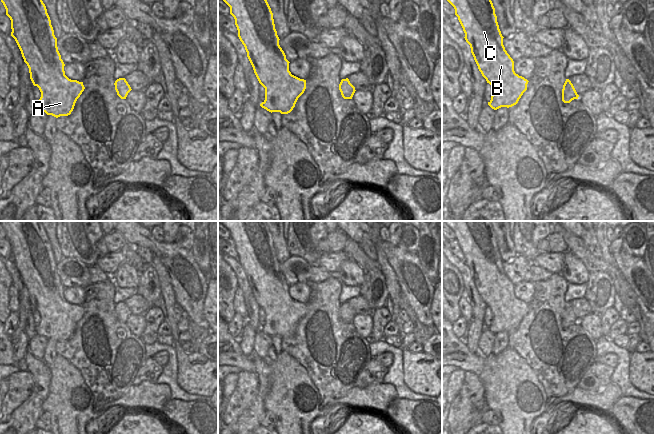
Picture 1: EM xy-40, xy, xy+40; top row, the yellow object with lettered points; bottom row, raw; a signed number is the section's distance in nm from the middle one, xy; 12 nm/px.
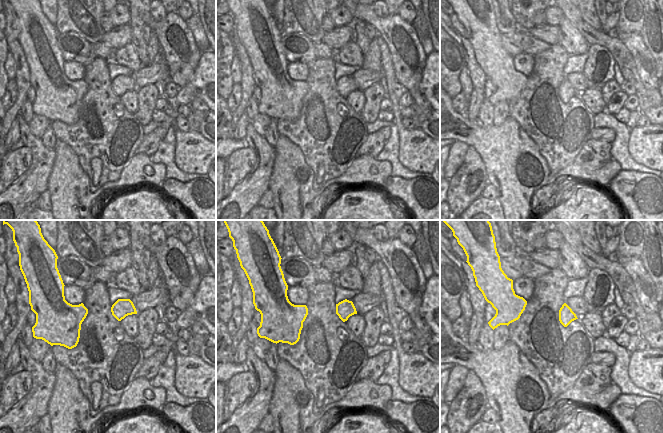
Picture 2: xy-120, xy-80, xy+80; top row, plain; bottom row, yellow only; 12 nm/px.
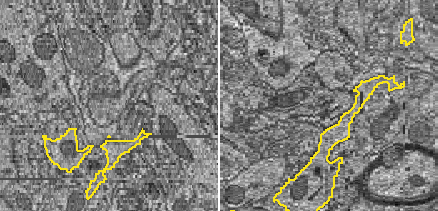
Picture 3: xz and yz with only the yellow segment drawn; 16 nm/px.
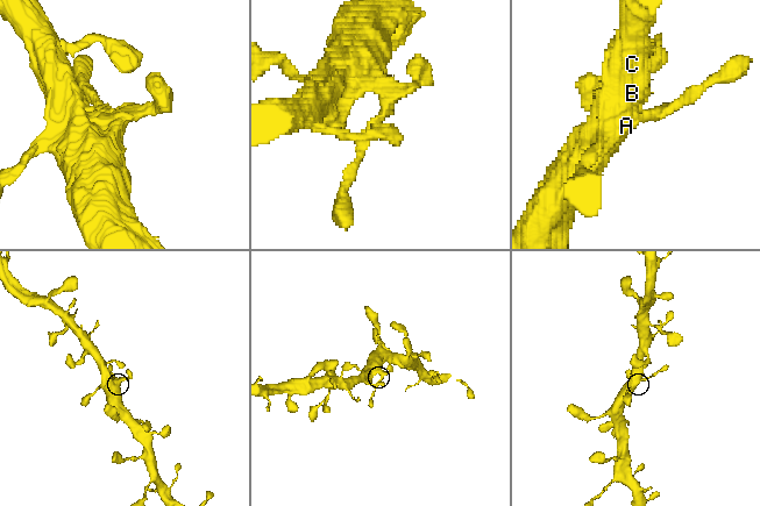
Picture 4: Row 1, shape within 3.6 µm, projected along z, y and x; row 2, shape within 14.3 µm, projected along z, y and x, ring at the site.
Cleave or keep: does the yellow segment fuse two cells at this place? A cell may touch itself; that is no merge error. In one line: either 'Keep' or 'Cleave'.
Keep.

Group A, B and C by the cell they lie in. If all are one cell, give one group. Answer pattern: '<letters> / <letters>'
A B C

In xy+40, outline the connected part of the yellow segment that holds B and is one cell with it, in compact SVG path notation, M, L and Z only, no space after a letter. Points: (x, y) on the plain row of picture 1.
M444 221L455 233L471 277L482 300L491 309L493 318L488 329L497 334L516 329L527 314L528 304L514 295L514 285L505 274L495 232L489 221Z

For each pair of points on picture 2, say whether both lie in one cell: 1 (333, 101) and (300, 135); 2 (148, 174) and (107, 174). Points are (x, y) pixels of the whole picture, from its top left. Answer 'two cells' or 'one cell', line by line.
1: one cell
2: two cells

